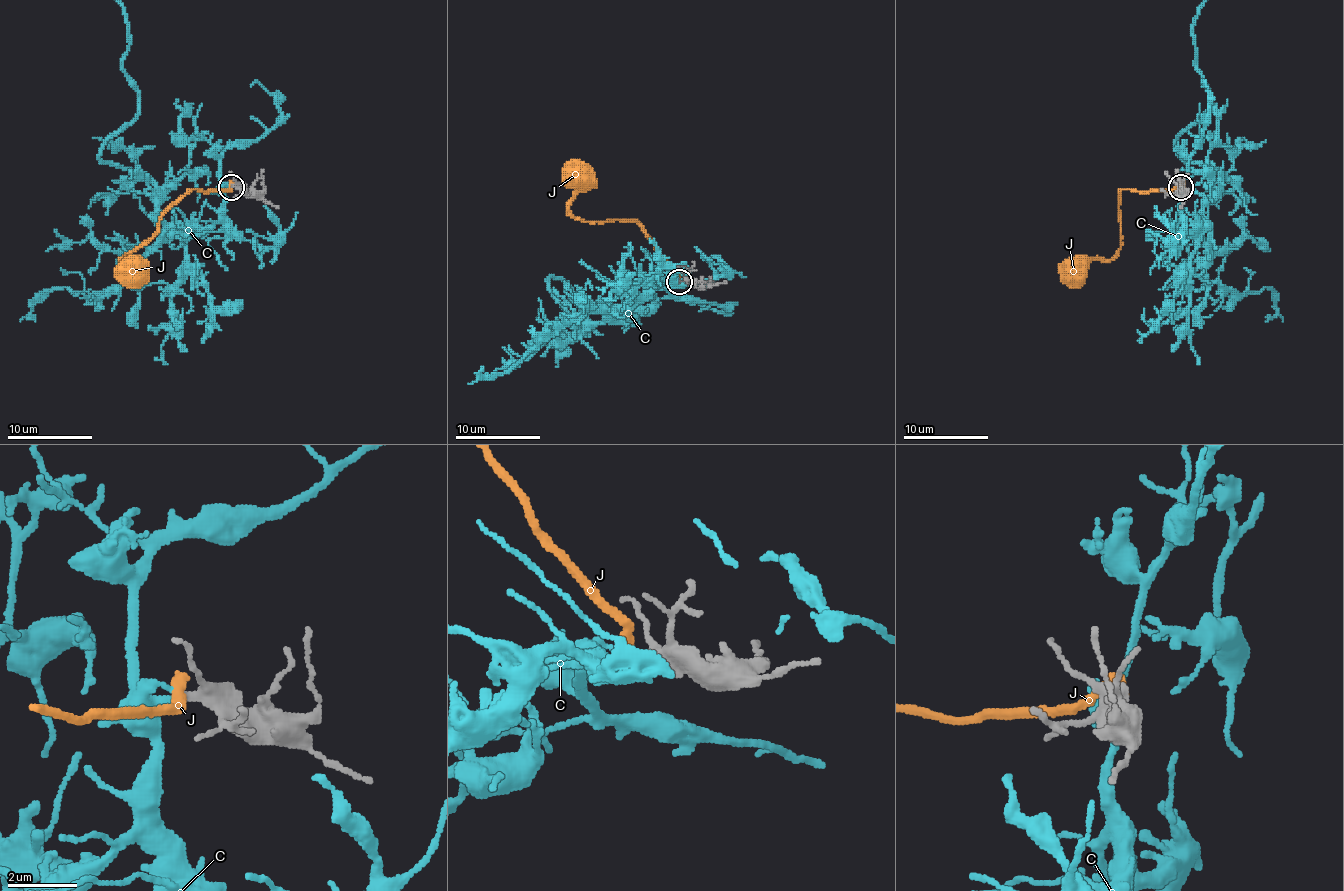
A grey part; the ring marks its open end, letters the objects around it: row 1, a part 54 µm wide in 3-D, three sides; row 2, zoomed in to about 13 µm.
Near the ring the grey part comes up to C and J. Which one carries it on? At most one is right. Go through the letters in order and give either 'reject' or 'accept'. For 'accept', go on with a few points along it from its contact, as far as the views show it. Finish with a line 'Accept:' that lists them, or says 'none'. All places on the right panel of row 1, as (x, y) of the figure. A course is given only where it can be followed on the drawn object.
C: accept
J: reject
Accept: C

